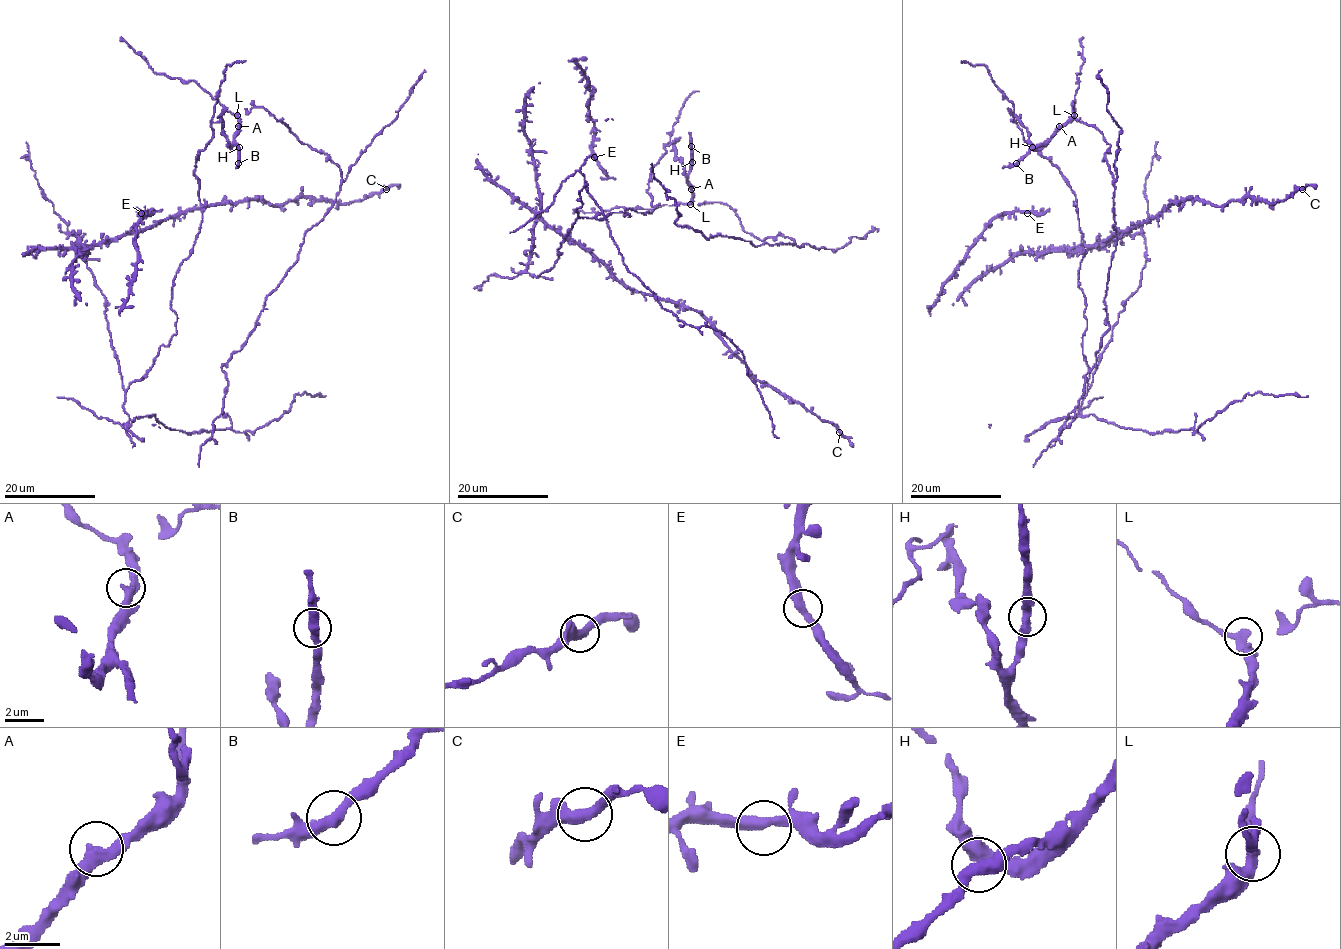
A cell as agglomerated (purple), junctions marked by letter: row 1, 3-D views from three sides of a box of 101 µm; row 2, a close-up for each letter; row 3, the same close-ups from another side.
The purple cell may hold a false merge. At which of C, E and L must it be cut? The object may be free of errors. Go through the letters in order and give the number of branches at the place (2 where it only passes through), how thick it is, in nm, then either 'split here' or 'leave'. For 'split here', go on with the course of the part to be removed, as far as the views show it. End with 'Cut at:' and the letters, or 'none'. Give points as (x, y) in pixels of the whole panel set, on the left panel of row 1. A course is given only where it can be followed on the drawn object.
C: 2 | 400 nm | leave
E: 2 | 380 nm | leave
L: 2 | 400 nm | split here | (238, 114), (239, 133), (230, 146), (222, 114), (227, 107)
Cut at: L

